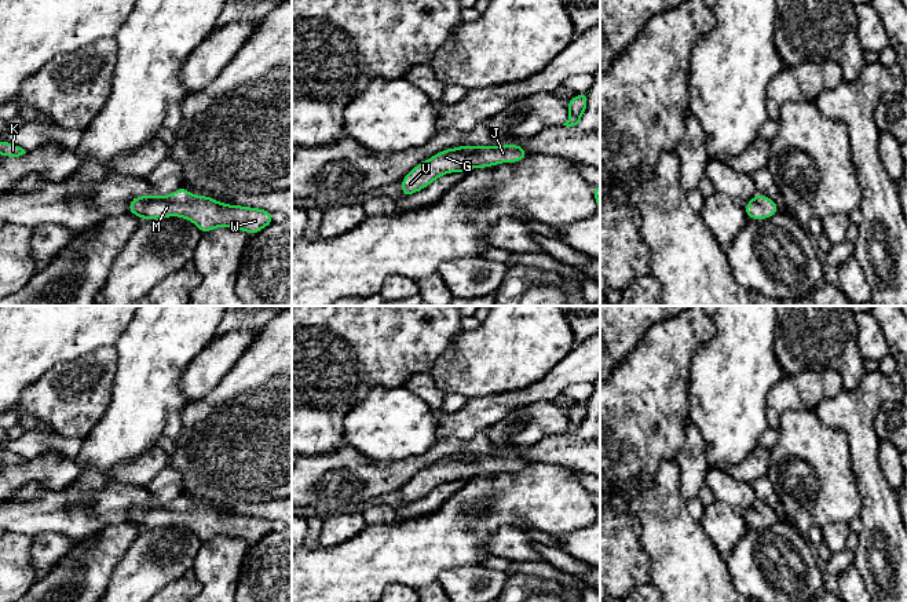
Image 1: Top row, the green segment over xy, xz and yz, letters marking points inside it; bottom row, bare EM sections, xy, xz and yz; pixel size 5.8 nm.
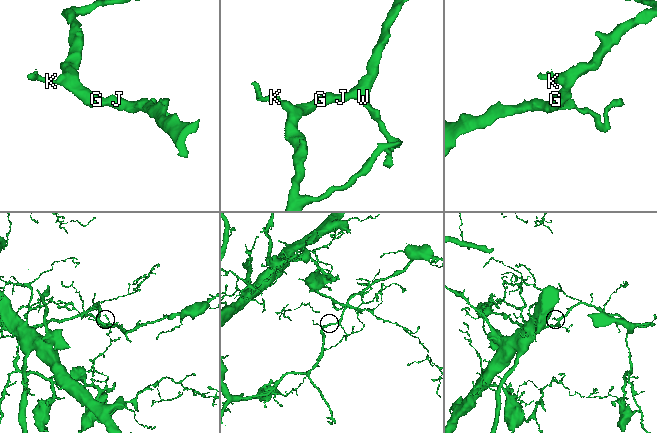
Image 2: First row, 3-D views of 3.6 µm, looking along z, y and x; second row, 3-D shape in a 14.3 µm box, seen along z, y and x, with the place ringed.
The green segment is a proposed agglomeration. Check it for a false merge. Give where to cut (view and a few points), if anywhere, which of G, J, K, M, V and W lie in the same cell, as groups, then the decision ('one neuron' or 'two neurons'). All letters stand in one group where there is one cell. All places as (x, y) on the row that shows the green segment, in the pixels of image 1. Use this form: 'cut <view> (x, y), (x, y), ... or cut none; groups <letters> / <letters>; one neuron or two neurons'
cut none; groups G J K M V W; one neuron

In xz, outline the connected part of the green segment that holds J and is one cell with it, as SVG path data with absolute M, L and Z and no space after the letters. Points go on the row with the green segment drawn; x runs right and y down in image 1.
M519 145L504 146L458 146L445 149L431 158L417 164L399 183L401 197L417 193L445 174L467 172L473 168L489 168L501 163L519 163L527 156Z

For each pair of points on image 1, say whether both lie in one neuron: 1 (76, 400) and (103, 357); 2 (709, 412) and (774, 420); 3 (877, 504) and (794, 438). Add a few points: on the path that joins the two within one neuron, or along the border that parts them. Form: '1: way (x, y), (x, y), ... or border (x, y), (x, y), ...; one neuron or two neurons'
1: way (80, 389), (98, 368); one neuron
2: border (774, 387), (767, 402), (767, 426); two neurons
3: border (851, 459), (860, 493), (859, 515); two neurons

